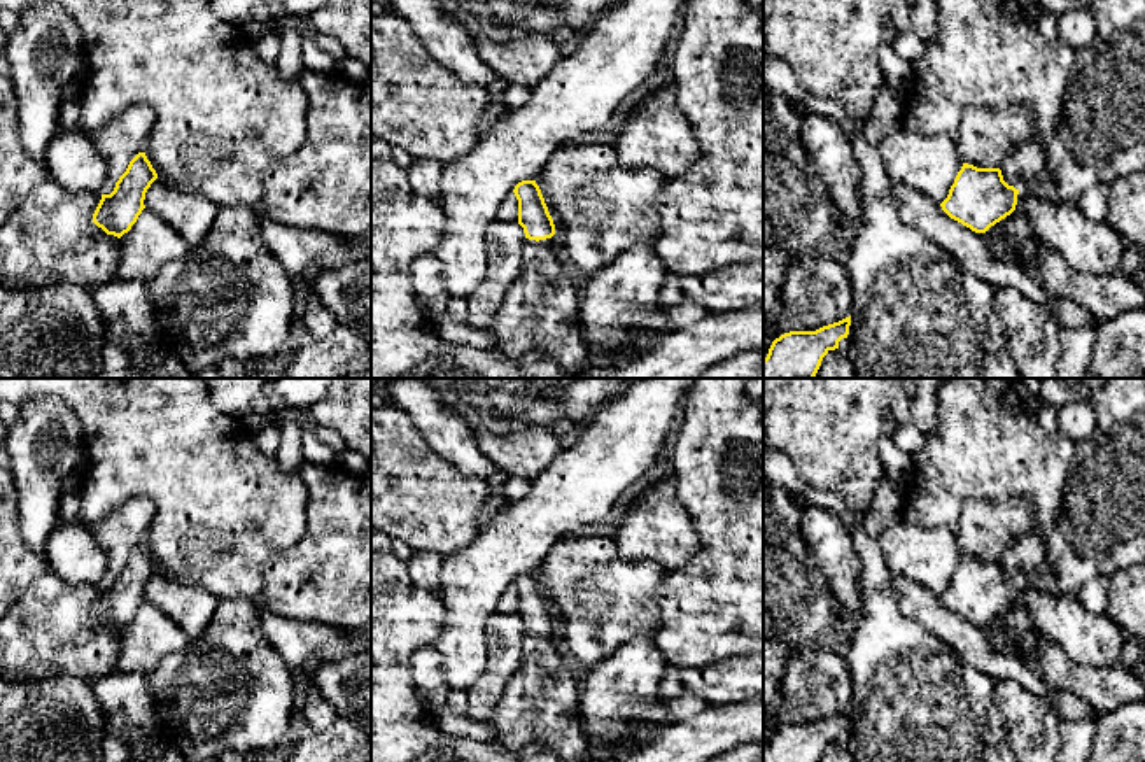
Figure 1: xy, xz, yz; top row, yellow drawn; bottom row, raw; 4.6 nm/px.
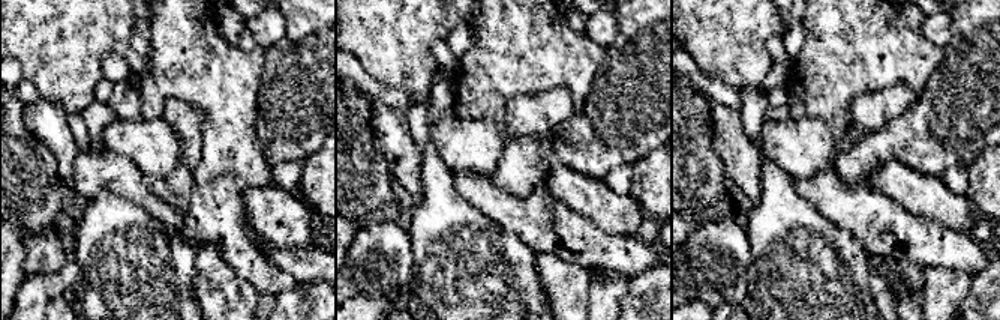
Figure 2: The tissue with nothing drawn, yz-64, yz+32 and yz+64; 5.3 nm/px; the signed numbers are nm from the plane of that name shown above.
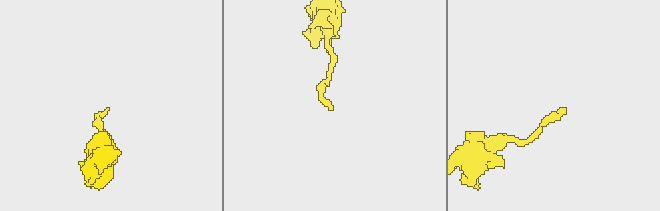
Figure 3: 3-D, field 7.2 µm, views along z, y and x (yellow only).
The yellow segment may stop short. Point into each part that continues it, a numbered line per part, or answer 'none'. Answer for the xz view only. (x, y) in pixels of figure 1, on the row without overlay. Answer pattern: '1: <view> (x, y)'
1: xz (540, 705)

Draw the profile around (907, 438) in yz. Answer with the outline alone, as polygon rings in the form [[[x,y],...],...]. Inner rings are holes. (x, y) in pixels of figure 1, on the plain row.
[[[909,420],[893,434],[893,441],[902,452],[914,455],[923,448],[924,436],[916,427],[916,424]]]

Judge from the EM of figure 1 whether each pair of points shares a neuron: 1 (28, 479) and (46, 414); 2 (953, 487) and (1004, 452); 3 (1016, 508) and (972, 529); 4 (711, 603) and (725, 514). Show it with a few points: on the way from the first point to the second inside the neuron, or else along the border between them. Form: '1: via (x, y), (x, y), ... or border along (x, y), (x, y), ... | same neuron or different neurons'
1: via (30, 463), (30, 442), (37, 430) | same neuron
2: via (965, 475), (991, 452) | same neuron
3: via (1005, 519), (983, 529) | same neuron
4: via (725, 580), (725, 536) | same neuron

